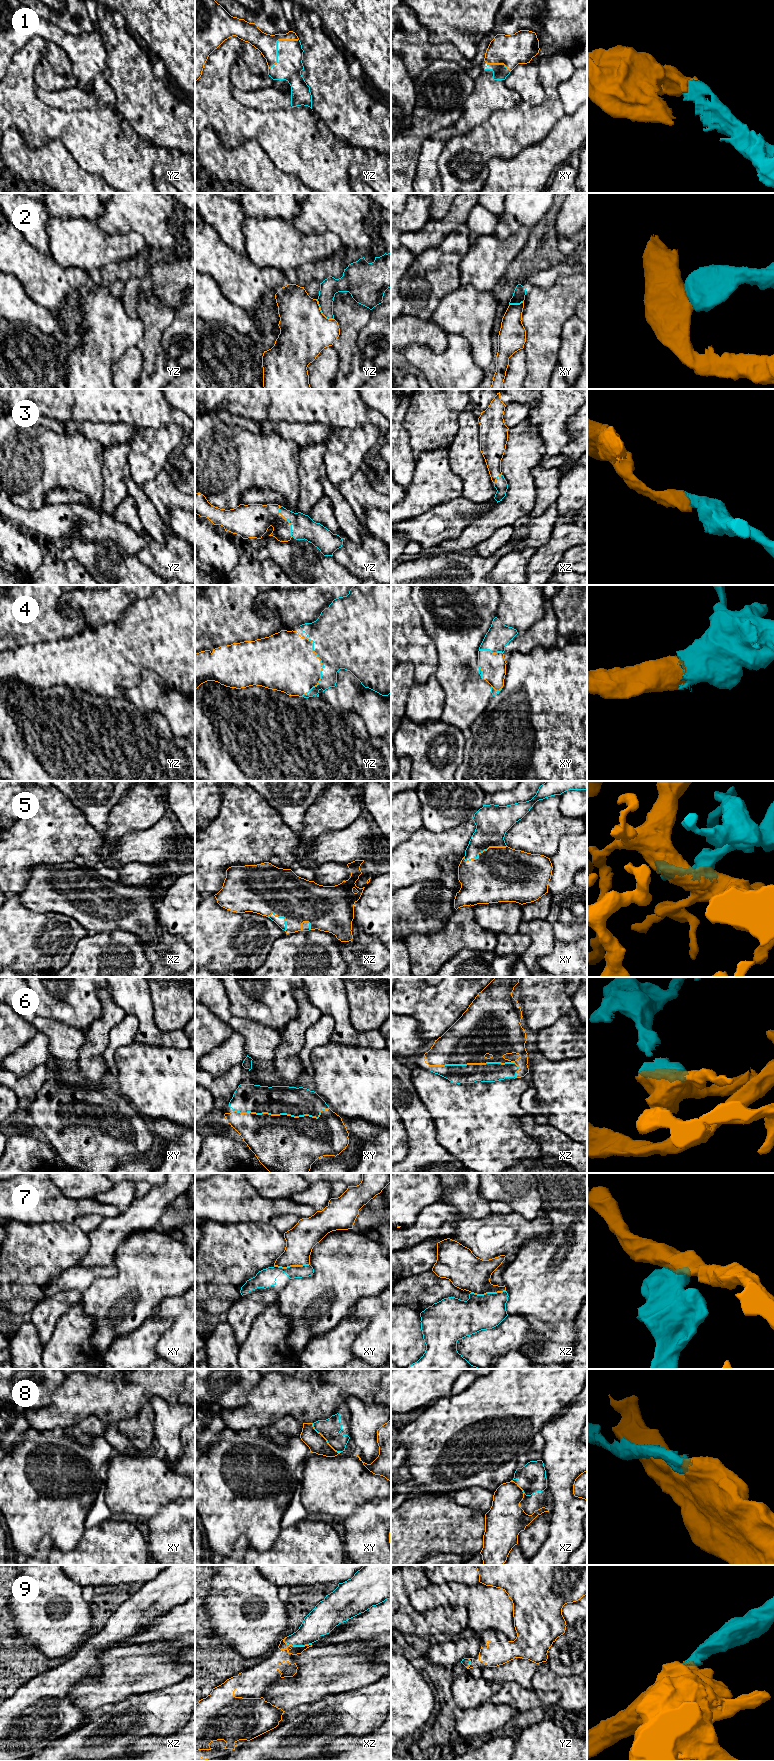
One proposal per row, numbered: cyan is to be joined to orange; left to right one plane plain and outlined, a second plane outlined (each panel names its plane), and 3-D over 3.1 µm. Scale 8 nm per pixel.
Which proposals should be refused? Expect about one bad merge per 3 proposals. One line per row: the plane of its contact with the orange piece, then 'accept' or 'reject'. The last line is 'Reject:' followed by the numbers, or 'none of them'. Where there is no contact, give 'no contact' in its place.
1: meets orange in yz; accept
2: meets orange in yz; reject
3: meets orange in yz; accept
4: meets orange in yz; accept
5: meets orange in xy; accept
6: meets orange in xz; accept
7: meets orange in xy; reject
8: meets orange in xy; reject
9: meets orange in xz; accept
Reject: 2, 7, 8

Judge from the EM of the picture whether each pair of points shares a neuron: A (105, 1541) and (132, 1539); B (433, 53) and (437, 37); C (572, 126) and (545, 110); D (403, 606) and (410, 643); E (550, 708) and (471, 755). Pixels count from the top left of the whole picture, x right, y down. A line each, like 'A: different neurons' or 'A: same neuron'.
A: same neuron
B: different neurons
C: different neurons
D: same neuron
E: same neuron

